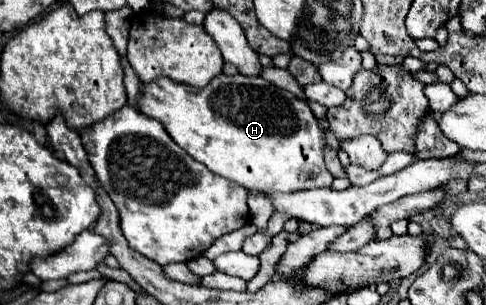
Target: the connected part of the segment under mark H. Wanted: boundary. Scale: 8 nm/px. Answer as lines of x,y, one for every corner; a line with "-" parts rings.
220,73
204,89
158,77
142,83
136,105
146,117
158,119
196,161
250,191
290,193
332,185
322,155
324,139
314,113
306,101
262,77

